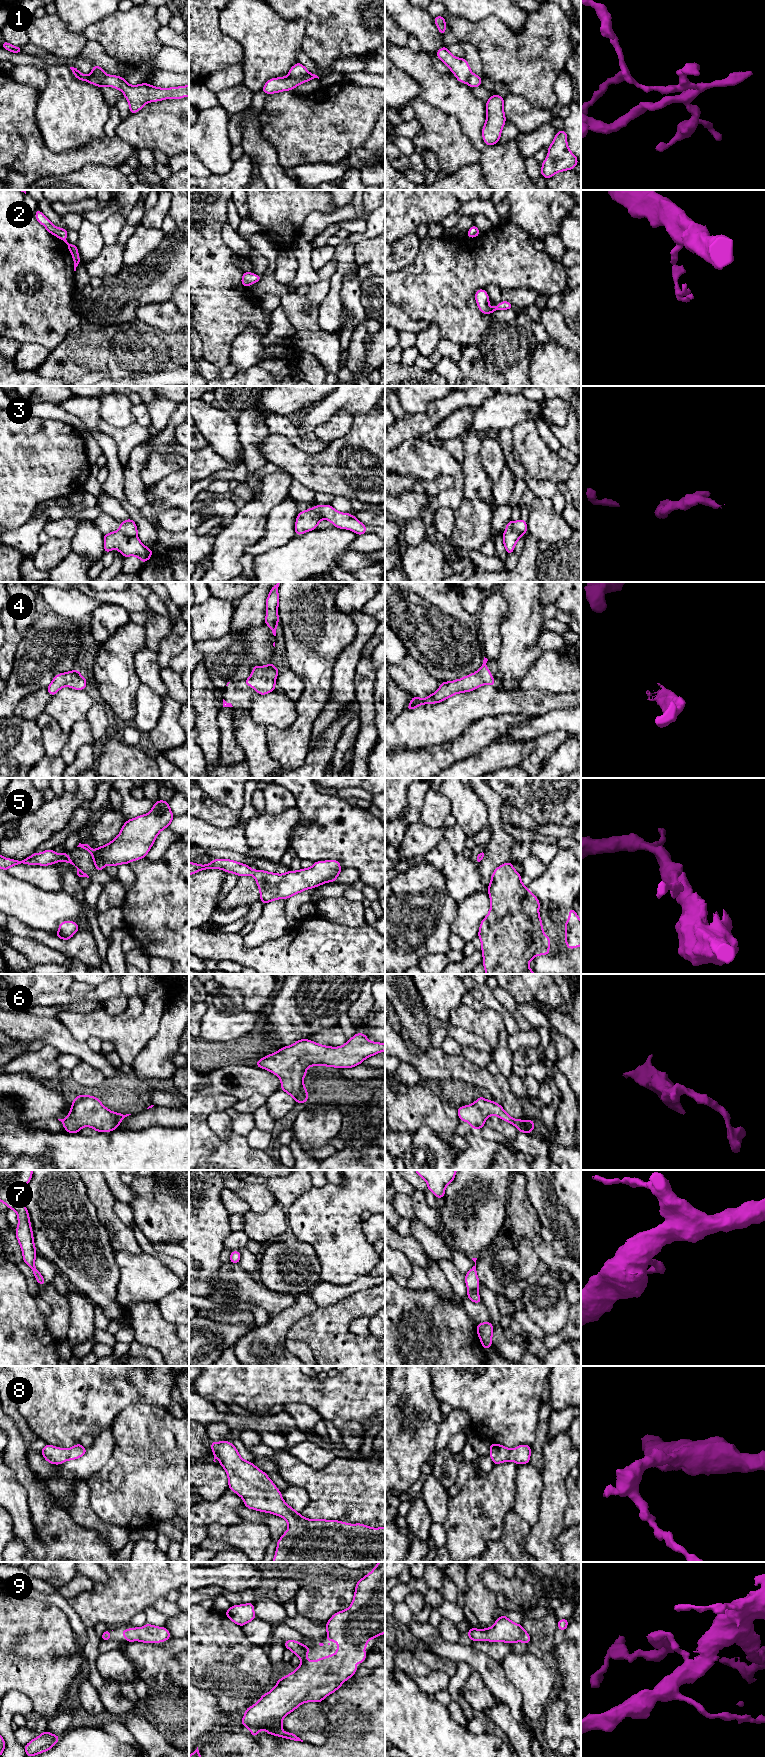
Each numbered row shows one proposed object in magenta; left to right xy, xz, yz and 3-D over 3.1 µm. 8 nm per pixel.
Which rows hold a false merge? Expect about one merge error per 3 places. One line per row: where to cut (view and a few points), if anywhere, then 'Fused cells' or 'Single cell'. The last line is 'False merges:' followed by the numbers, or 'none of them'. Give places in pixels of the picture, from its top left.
1: Split along xz (308, 72), (300, 77), (288, 76). Fused cells
2: No split. Single cell
3: Split along xy (119, 530), (125, 534), (136, 536). Fused cells
4: No split. Single cell
5: No split. Single cell
6: No split. Single cell
7: No split. Single cell
8: No split. Single cell
9: No split. Single cell
False merges: 1, 3

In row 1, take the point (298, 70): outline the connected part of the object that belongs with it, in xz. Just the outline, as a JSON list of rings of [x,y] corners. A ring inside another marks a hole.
[[[297,62],[294,66],[289,70],[288,76],[291,78],[301,78],[308,74],[308,70],[301,63]]]

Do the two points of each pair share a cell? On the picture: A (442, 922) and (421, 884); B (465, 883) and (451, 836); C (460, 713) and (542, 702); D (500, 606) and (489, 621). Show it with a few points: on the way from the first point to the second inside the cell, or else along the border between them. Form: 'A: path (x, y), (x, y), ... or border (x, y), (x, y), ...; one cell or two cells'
A: path (435, 913), (424, 893); one cell
B: border (444, 836), (449, 847), (455, 853), (462, 854); two cells
C: path (480, 703), (522, 702); one cell
D: path (496, 610), (490, 617); one cell

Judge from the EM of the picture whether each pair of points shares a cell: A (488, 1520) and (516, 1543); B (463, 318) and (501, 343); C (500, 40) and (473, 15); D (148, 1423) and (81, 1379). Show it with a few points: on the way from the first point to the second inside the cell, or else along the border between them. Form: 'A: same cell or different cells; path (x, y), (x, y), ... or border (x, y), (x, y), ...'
A: different cells; border (511, 1510), (504, 1518), (504, 1528), (500, 1538)
B: different cells; border (495, 322), (484, 332), (478, 345)
C: different cells; border (456, 16), (477, 22), (495, 15), (502, 22)
D: different cells; border (148, 1403), (129, 1404), (111, 1423)

